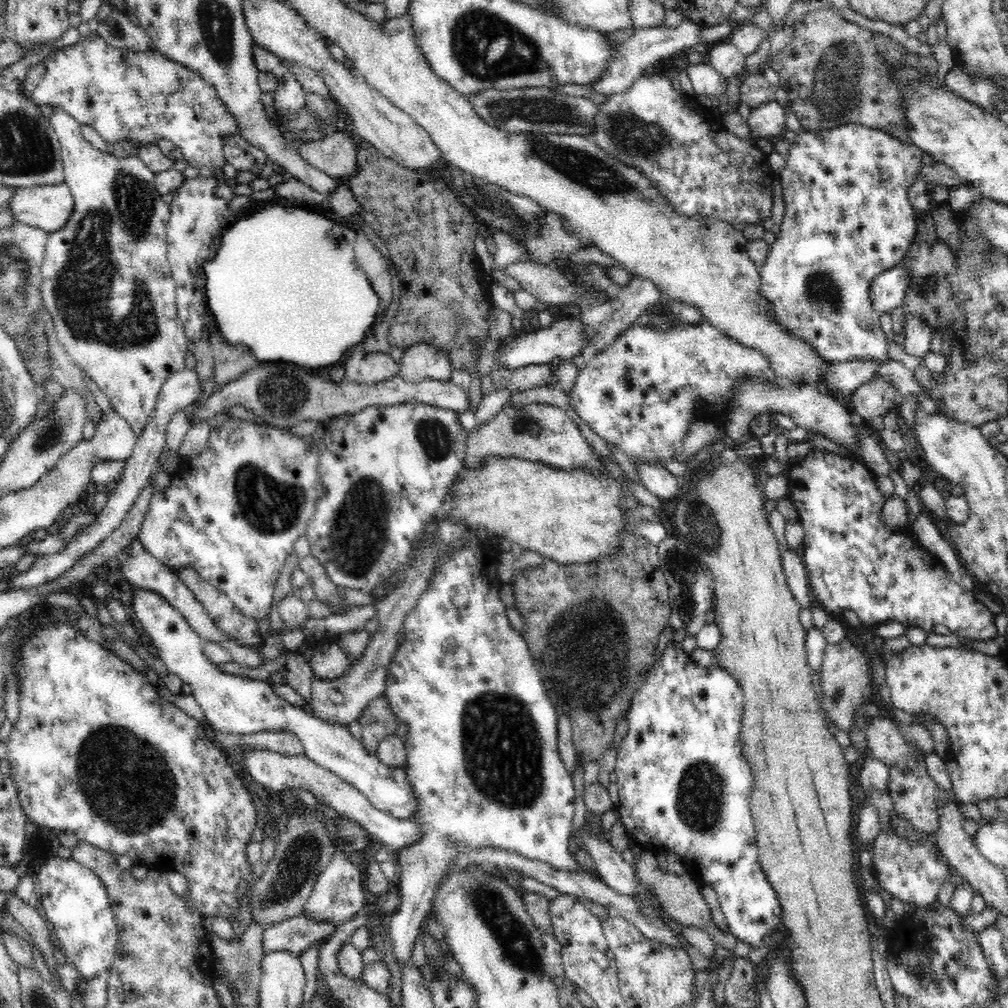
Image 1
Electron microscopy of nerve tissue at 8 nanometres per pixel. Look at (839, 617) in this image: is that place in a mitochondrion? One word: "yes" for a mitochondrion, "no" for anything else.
no

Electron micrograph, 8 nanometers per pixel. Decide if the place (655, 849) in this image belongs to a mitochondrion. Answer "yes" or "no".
no

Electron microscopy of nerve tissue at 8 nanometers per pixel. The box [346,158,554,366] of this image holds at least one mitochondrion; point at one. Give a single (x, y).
(529, 222)

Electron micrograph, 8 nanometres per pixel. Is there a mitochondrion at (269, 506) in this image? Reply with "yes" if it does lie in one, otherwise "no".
yes

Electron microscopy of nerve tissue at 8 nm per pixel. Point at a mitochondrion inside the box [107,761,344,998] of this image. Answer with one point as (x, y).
(300, 861)

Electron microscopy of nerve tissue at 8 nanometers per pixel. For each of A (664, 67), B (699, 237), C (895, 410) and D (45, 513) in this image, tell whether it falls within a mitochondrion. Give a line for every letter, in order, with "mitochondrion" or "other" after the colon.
A: other
B: mitochondrion
C: other
D: other

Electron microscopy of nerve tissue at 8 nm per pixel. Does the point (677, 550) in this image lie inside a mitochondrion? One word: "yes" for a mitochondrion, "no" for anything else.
yes

